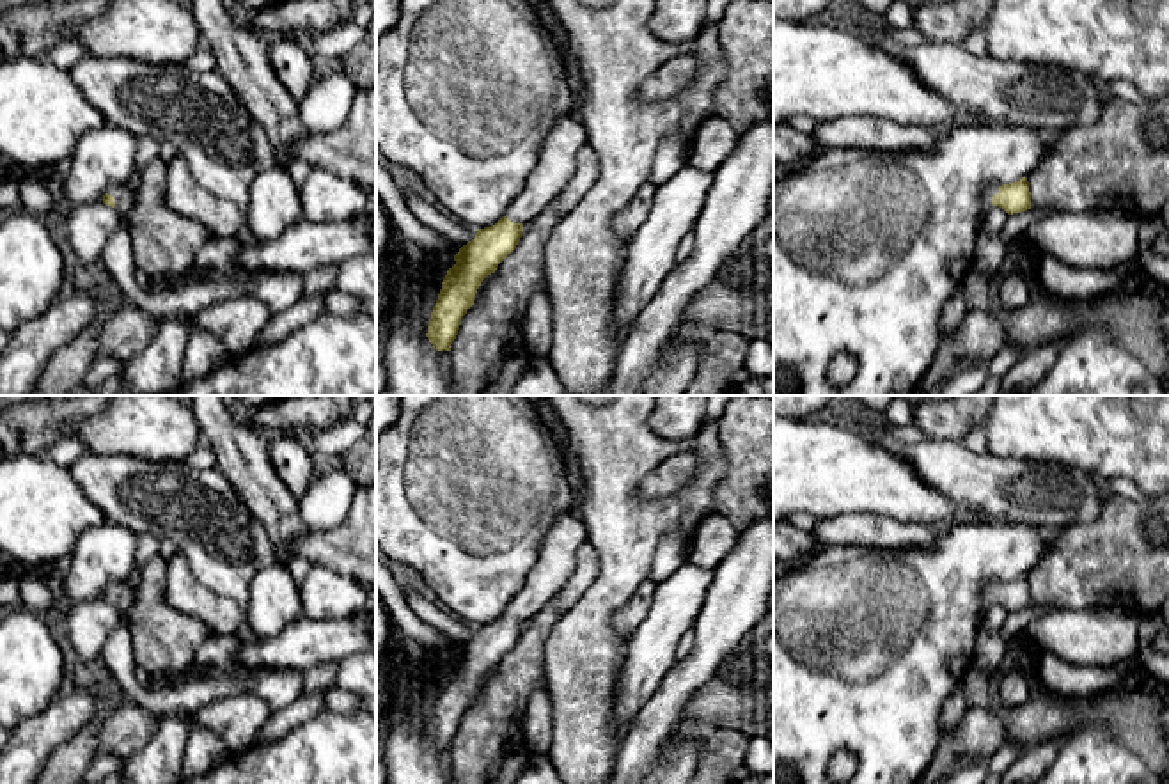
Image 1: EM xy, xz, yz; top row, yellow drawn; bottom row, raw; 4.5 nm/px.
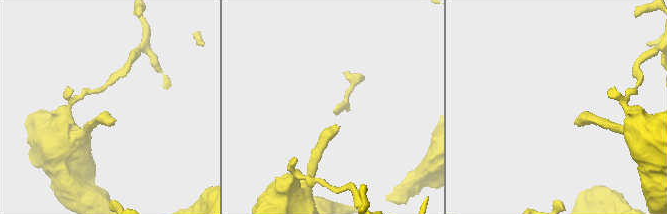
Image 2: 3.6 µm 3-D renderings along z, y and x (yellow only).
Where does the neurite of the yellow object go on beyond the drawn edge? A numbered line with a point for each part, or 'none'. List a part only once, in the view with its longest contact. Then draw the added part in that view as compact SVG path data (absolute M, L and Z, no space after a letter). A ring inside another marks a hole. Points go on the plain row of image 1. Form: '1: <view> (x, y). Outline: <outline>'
1: yz (987, 595). Outline: M999 584L986 585L983 591L983 603L979 612L979 626L983 624L986 610L992 607L992 594L997 592Z

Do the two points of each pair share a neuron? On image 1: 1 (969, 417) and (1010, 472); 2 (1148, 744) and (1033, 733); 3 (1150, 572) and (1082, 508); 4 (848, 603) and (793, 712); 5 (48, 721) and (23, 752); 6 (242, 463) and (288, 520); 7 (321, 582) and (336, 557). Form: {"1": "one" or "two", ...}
{"1": "two", "2": "one", "3": "two", "4": "one", "5": "one", "6": "one", "7": "two"}

